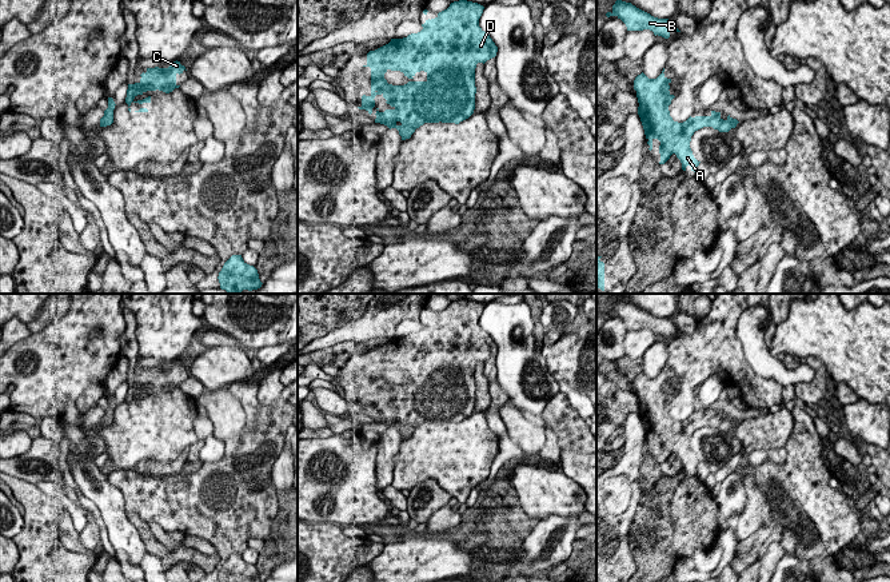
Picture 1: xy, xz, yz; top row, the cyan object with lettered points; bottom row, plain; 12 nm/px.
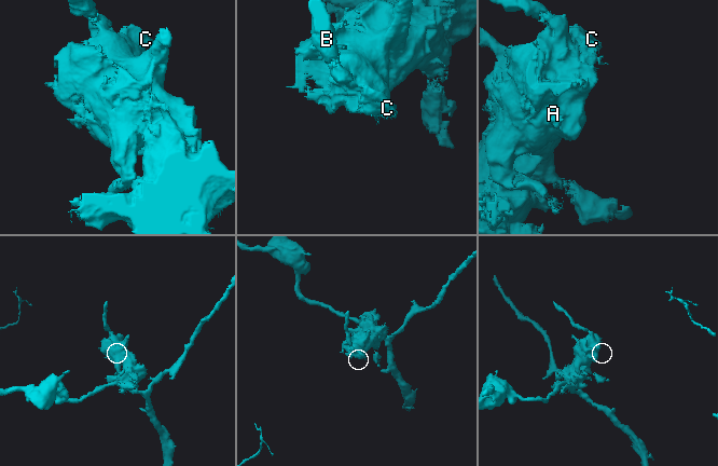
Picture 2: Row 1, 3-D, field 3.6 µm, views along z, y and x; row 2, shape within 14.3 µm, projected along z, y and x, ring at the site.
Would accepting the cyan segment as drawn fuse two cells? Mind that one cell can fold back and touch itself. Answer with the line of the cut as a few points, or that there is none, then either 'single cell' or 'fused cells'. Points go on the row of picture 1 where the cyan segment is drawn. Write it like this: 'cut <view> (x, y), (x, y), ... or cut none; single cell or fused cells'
cut none; single cell

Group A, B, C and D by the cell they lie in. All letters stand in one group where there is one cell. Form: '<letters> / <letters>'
A B C D

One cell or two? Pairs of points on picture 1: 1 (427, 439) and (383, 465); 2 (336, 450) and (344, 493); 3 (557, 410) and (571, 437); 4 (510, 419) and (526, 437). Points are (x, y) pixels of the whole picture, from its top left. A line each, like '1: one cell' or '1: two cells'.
1: two cells
2: one cell
3: one cell
4: one cell

